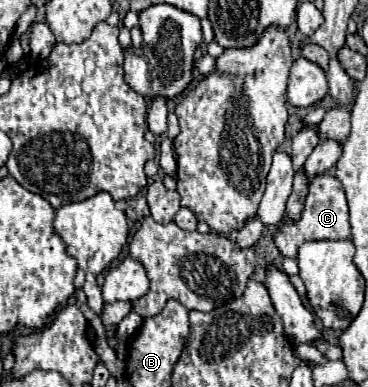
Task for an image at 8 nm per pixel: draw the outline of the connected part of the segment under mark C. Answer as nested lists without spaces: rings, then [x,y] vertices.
[[[330,173],[316,175],[312,179],[312,183],[310,183],[310,193],[306,197],[300,221],[282,223],[282,227],[278,229],[274,239],[276,239],[276,245],[278,245],[280,253],[288,255],[288,257],[296,257],[298,247],[304,241],[310,241],[310,239],[350,239],[348,205],[346,205],[344,189],[340,187],[340,181],[334,175],[330,175]]]

